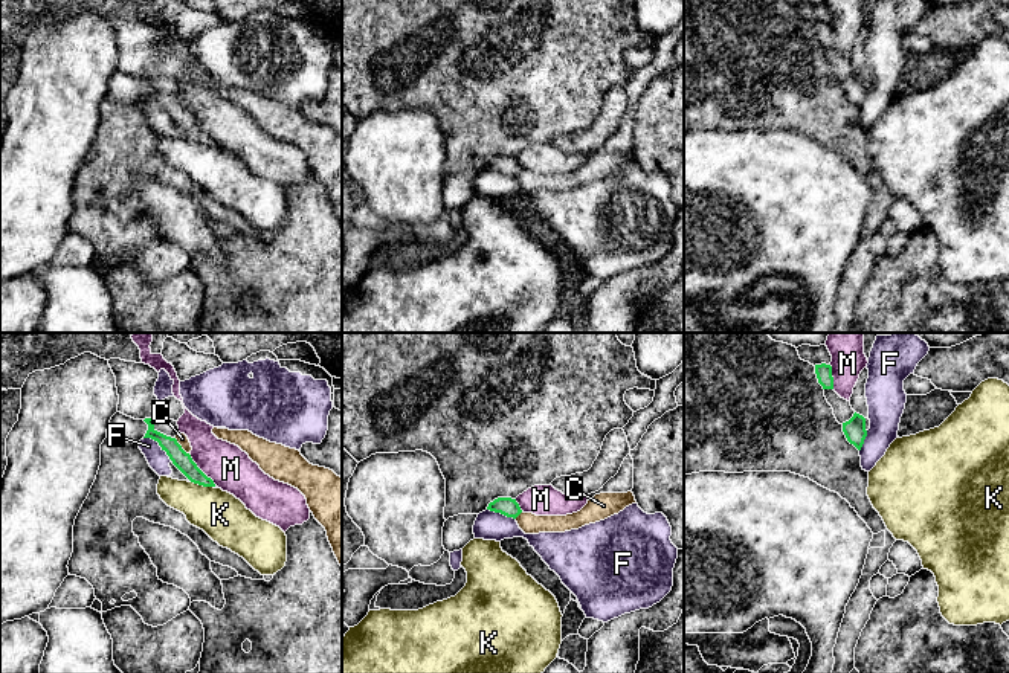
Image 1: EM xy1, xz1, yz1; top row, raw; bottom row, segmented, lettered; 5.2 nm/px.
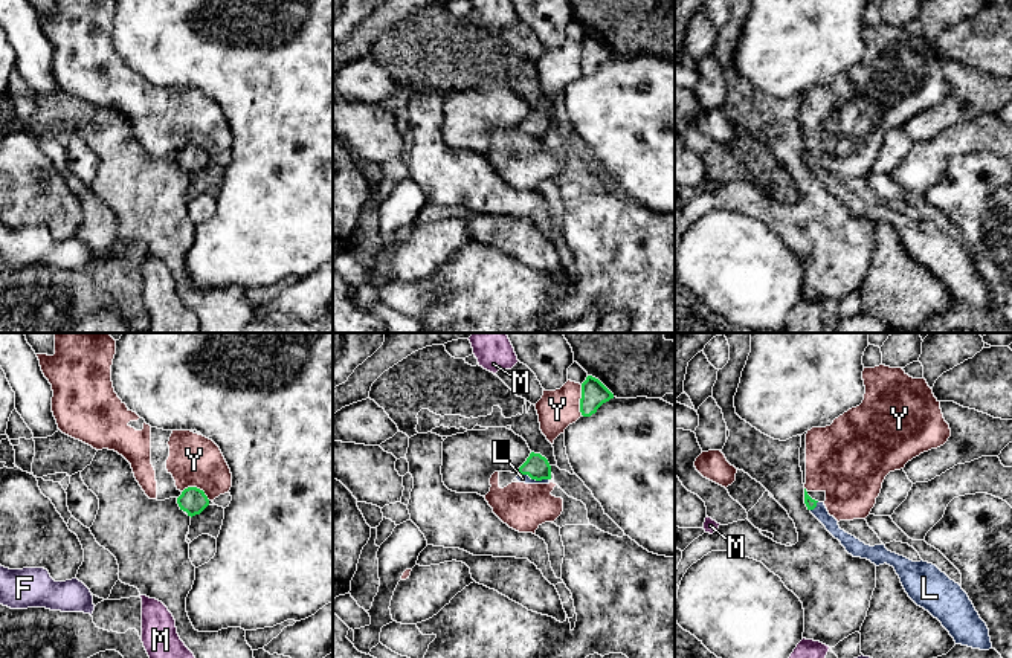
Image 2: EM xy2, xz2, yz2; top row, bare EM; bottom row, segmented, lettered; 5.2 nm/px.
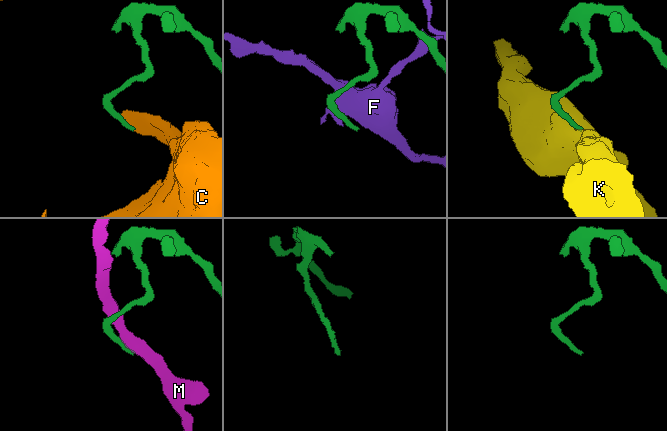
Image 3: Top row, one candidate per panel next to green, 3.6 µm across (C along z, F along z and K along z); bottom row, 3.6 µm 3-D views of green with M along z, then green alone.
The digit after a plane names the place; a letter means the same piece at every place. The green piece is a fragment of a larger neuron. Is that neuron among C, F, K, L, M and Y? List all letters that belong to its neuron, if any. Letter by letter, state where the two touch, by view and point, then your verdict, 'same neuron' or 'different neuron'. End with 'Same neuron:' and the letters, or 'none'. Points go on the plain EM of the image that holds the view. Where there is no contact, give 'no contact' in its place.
C: contact xy1 (180, 106); different neuron
F: contact xy1 (159, 103); different neuron
K: contact xy1 (202, 142); different neuron
L: contact xz2 (533, 136); same neuron
M: contact xy1 (200, 128); different neuron
Y: contact xz2 (580, 58); different neuron
Same neuron: L

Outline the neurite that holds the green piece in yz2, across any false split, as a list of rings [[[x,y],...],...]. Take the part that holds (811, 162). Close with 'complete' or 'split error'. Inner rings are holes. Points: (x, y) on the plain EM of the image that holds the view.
[[[806,147],[804,162],[849,212],[867,217],[876,224],[884,221],[893,224],[908,255],[937,276],[956,302],[980,308],[992,307],[989,287],[968,252],[936,223],[923,218],[913,220],[888,209],[885,203],[865,203],[841,188],[838,179],[829,173],[824,160],[812,157]]]; split error

